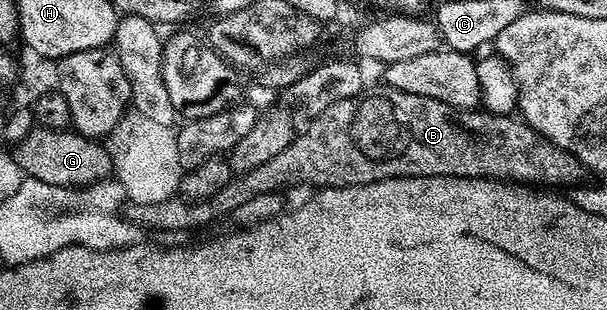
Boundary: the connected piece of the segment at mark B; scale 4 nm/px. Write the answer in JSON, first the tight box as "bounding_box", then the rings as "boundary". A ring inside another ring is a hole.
{"bounding_box":[124,86,588,232],"boundary":[[[379,86],[375,92],[363,90],[358,96],[352,98],[344,98],[344,102],[332,102],[332,106],[328,106],[324,111],[317,113],[313,117],[314,120],[302,133],[300,131],[293,137],[290,145],[276,158],[266,162],[256,169],[248,170],[242,175],[235,175],[228,183],[211,196],[208,200],[195,200],[187,202],[182,198],[173,198],[164,202],[156,202],[155,204],[135,204],[131,203],[128,210],[125,209],[124,215],[126,219],[131,220],[133,224],[146,228],[159,228],[162,232],[182,232],[185,228],[202,228],[205,224],[210,224],[213,220],[218,220],[221,216],[229,217],[231,212],[236,210],[238,206],[248,202],[250,198],[257,195],[272,194],[273,192],[281,193],[285,184],[290,184],[295,180],[298,184],[314,184],[315,189],[320,188],[347,188],[348,186],[356,186],[357,184],[374,184],[377,180],[387,180],[388,178],[420,178],[421,176],[459,176],[460,178],[480,178],[481,180],[500,180],[503,182],[513,182],[518,186],[550,186],[546,184],[555,184],[555,189],[570,190],[575,186],[581,185],[587,179],[588,170],[577,160],[572,154],[568,154],[564,150],[560,150],[550,140],[546,140],[539,135],[534,128],[529,128],[521,119],[515,118],[513,115],[496,116],[493,112],[485,110],[467,110],[465,108],[453,108],[444,102],[436,102],[436,98],[424,98],[420,94],[404,94],[404,90],[396,90],[395,88],[387,88]]]}

